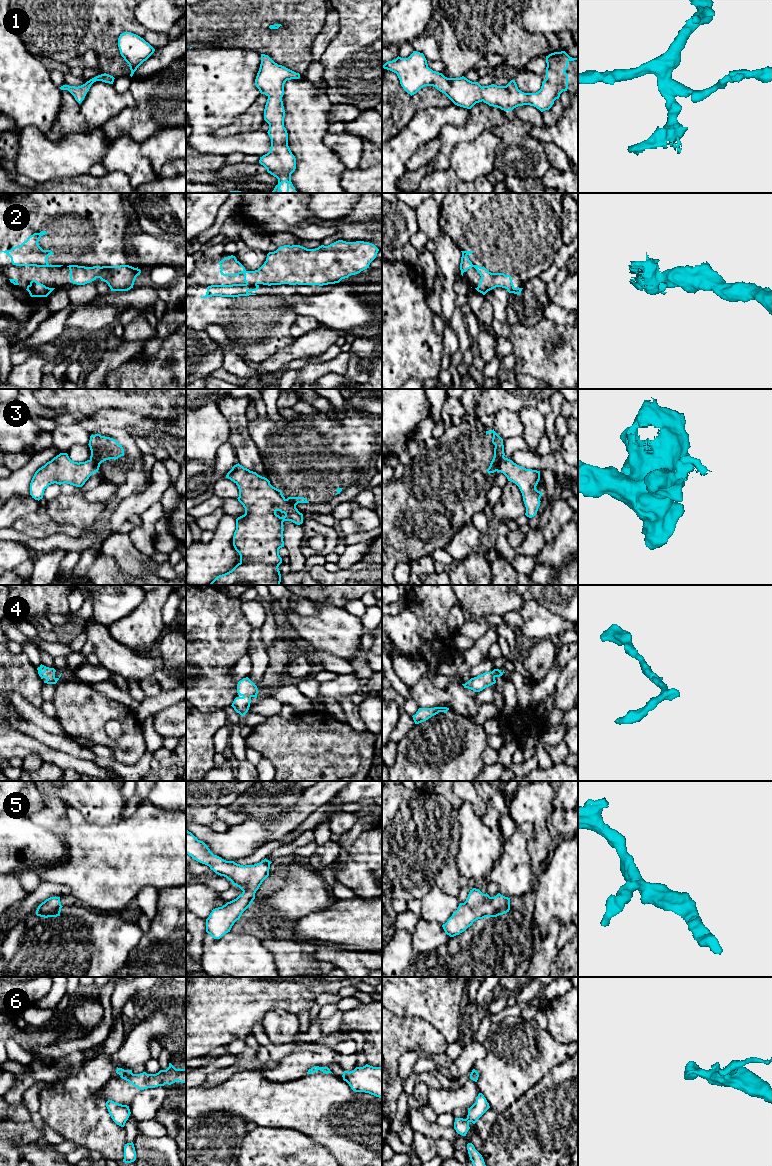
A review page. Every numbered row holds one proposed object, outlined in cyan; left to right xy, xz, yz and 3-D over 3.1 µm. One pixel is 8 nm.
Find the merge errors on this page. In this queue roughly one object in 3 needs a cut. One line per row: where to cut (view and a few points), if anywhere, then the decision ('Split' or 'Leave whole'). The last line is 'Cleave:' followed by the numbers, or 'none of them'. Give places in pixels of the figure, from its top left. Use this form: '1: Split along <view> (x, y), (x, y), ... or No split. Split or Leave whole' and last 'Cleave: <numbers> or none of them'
1: No split. Leave whole
2: No split. Leave whole
3: Split along yz (504, 457), (499, 461), (496, 470). Split
4: No split. Leave whole
5: No split. Leave whole
6: Split along xy (125, 1070), (121, 1075). Split
Cleave: 3, 6

